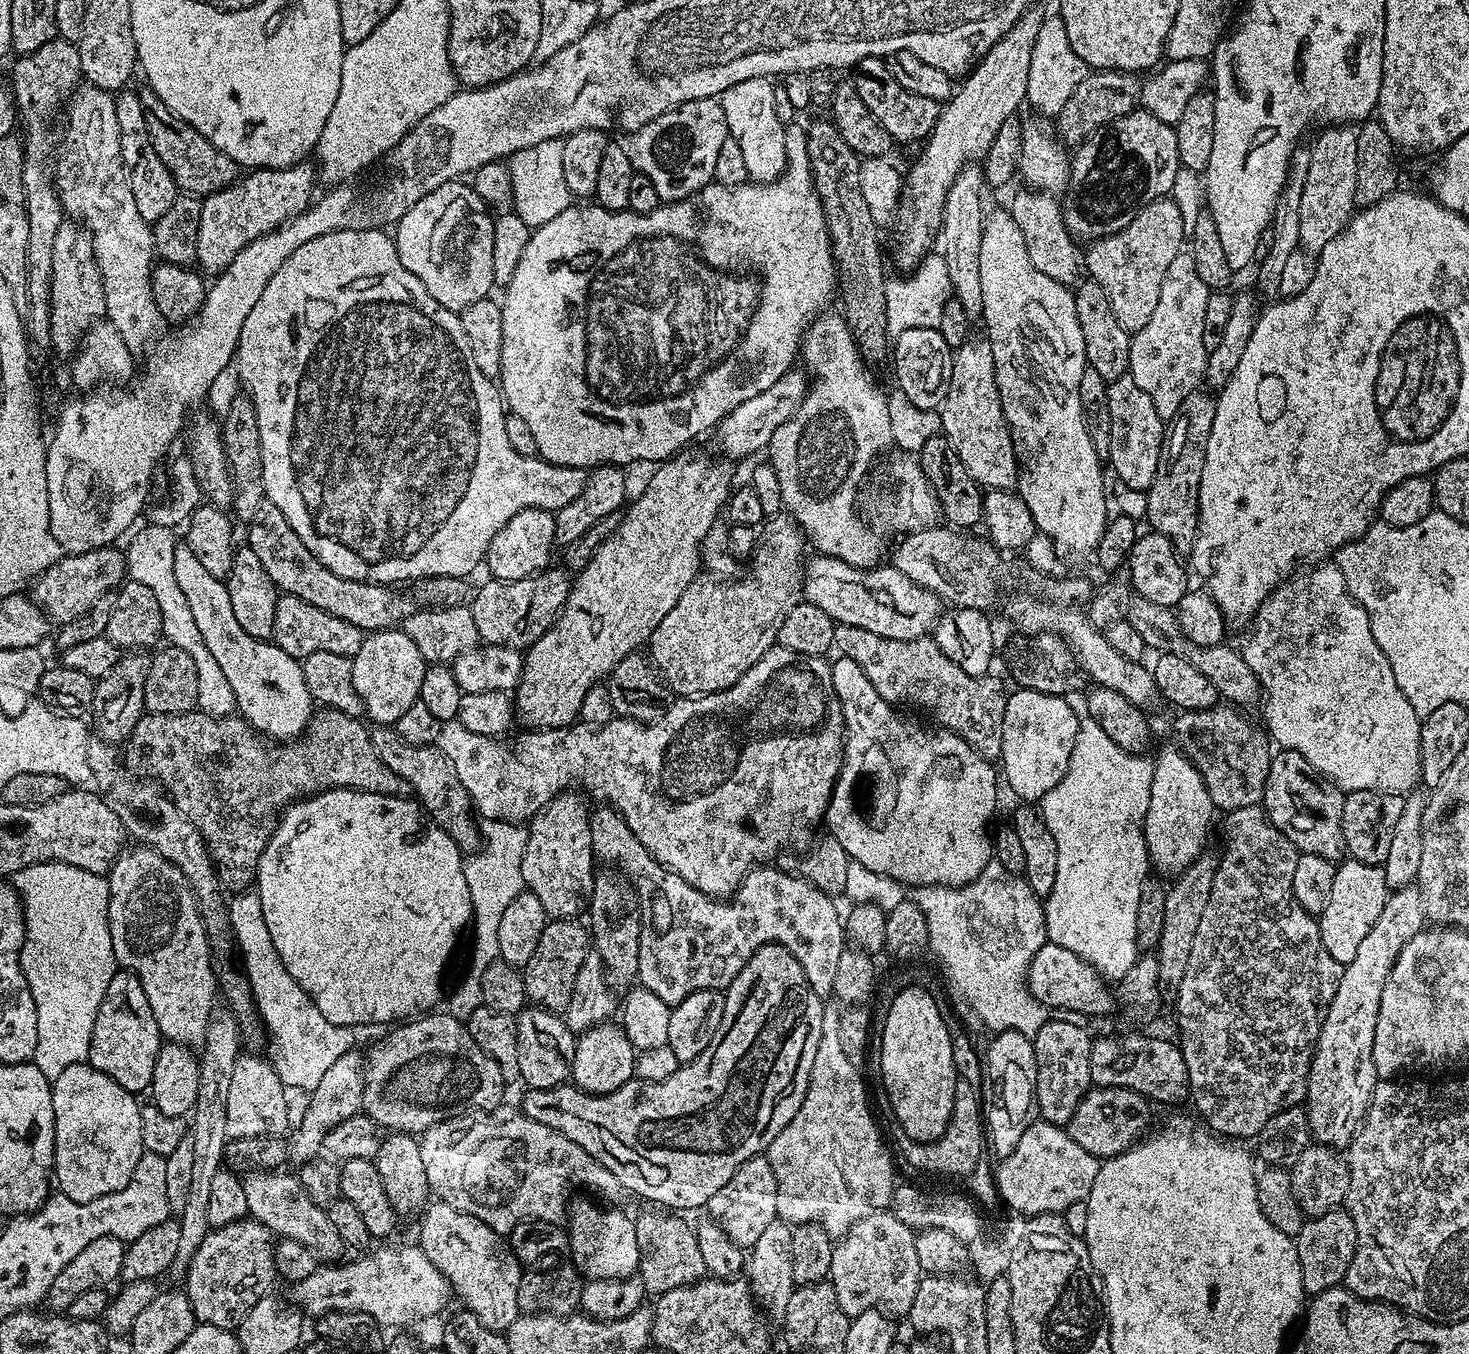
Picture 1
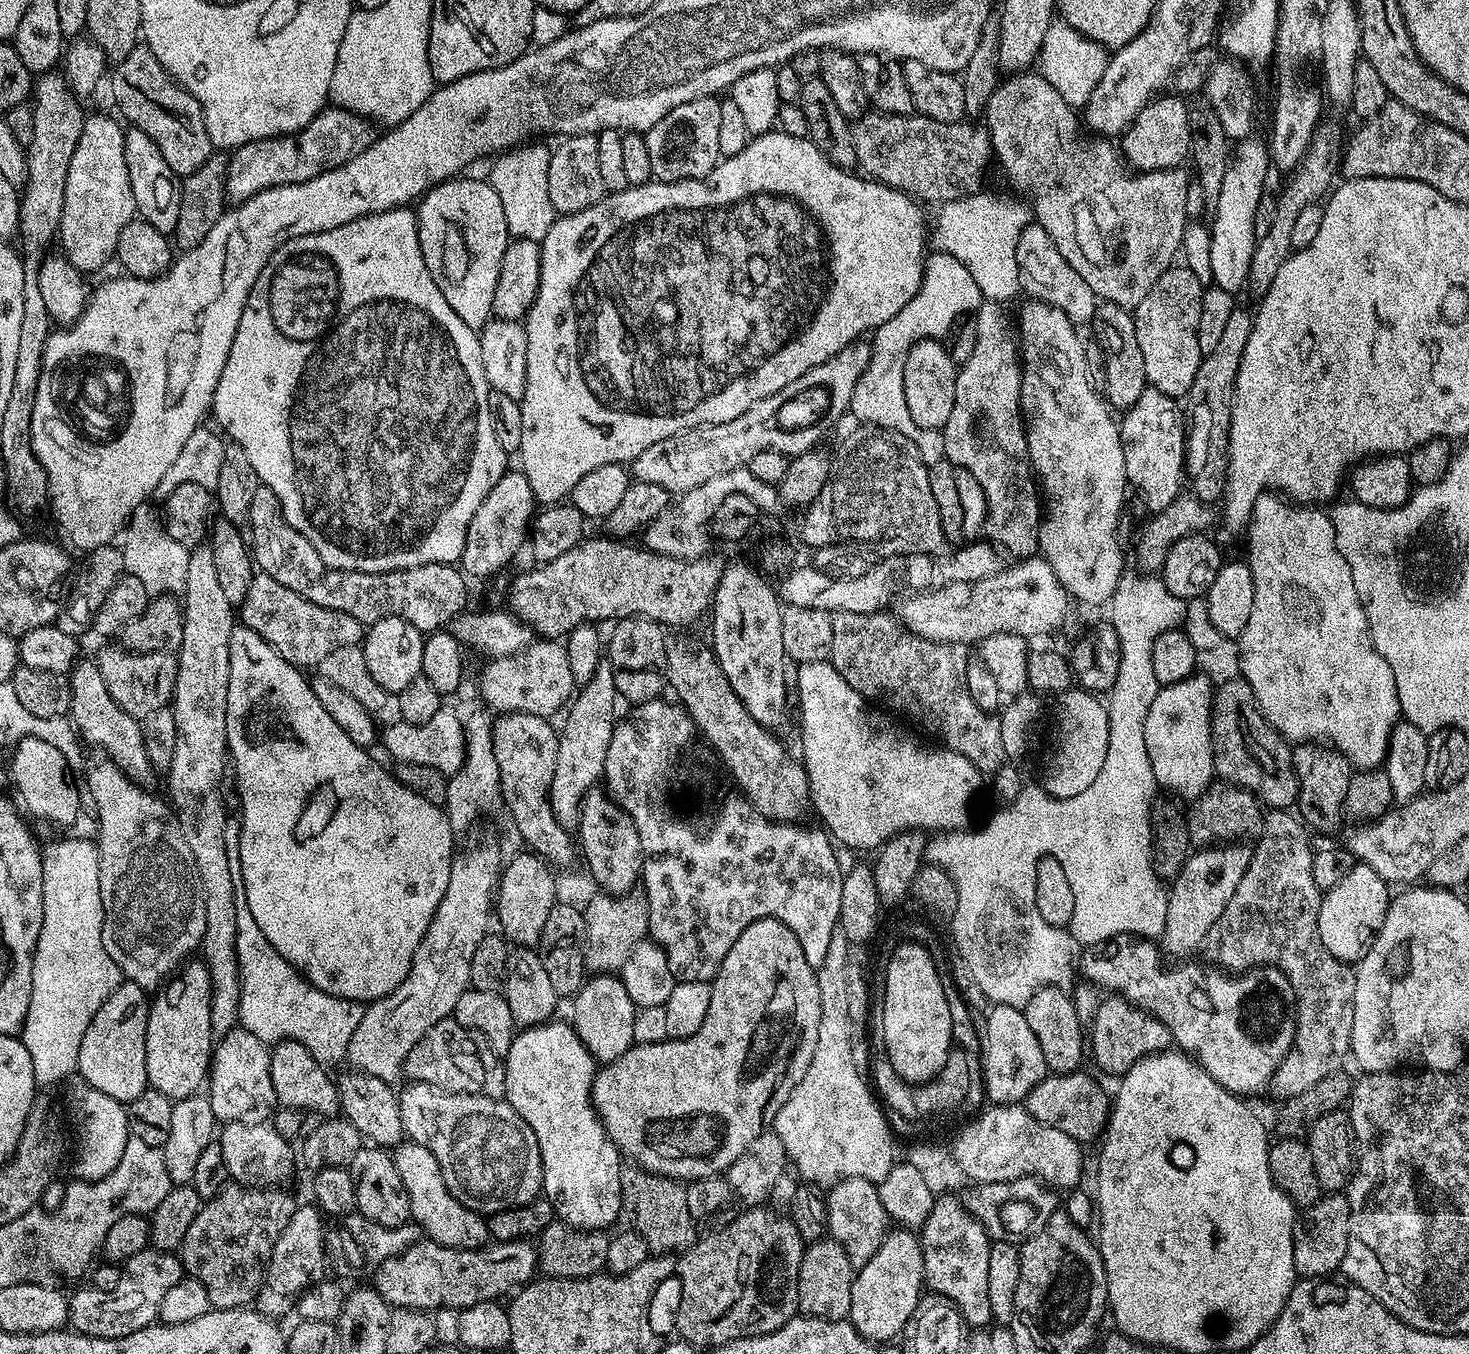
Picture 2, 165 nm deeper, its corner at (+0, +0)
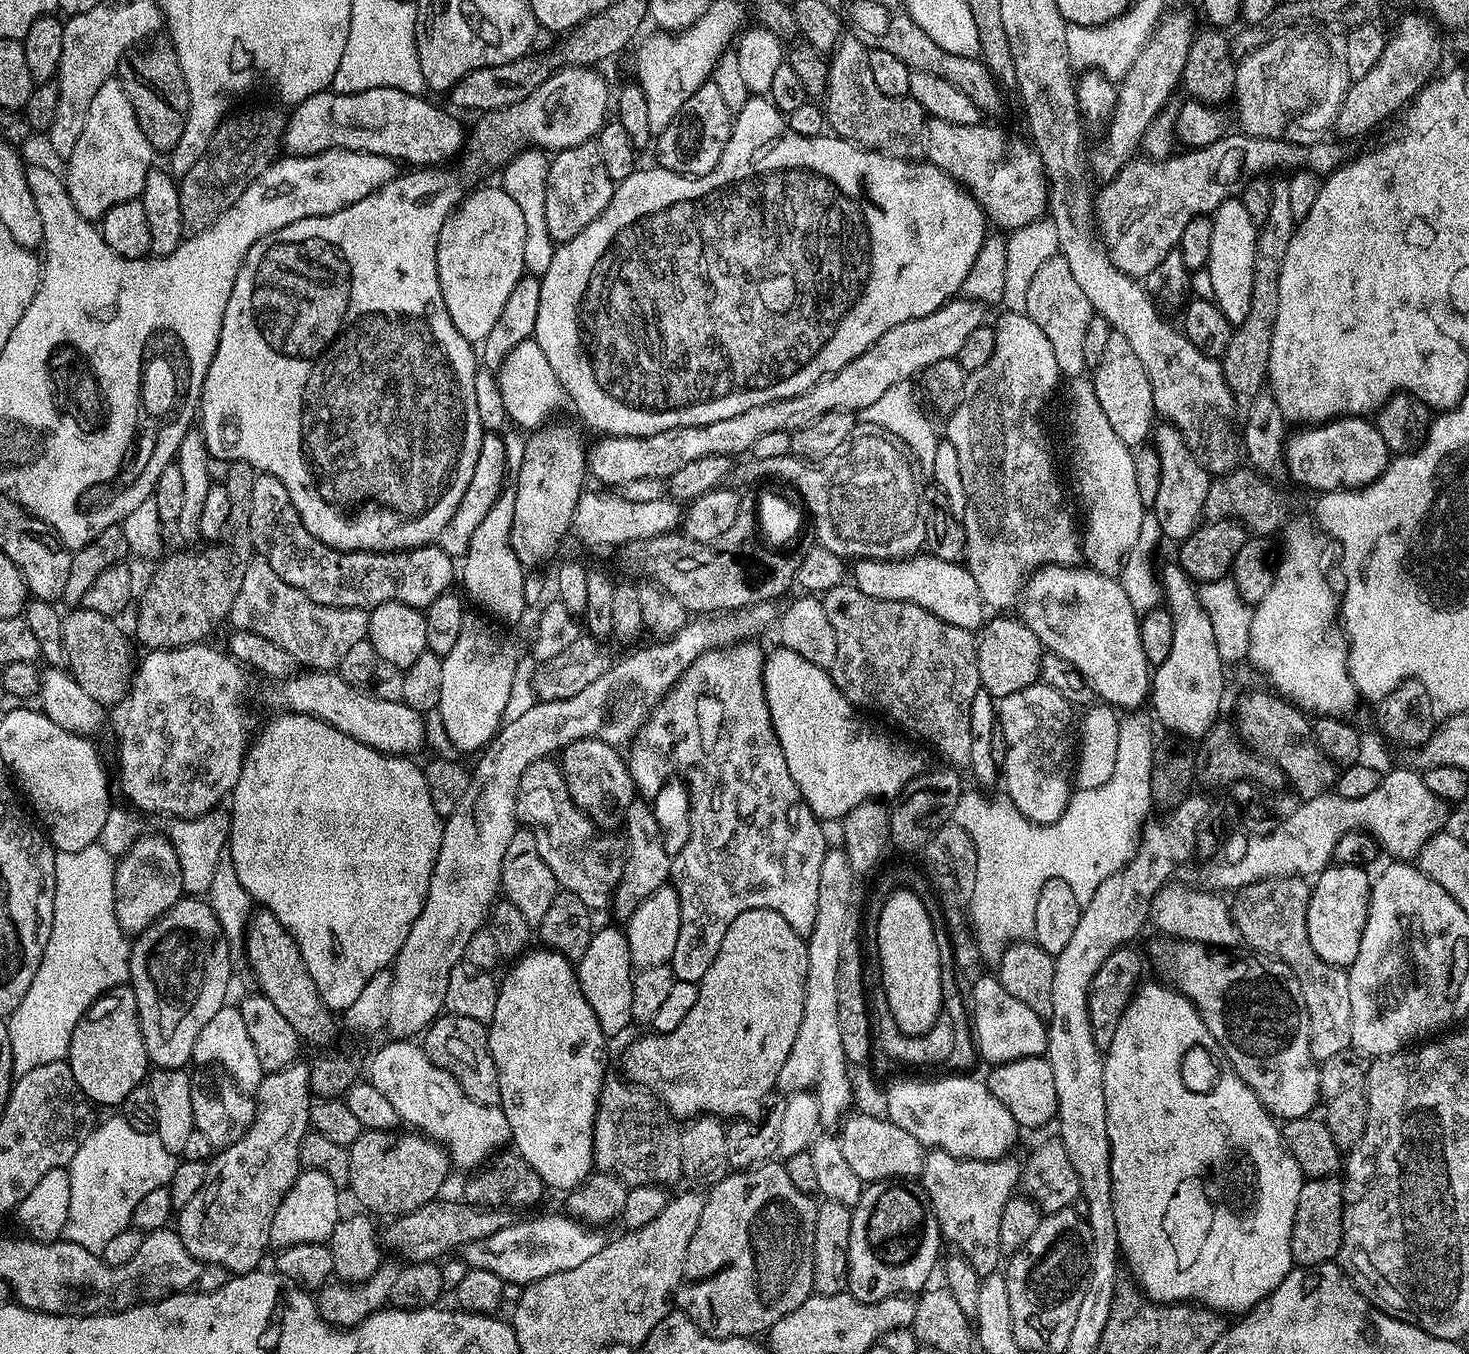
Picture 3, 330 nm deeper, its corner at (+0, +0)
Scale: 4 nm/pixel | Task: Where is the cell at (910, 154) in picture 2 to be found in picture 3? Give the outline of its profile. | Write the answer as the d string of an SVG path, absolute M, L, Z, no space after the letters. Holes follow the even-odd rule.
M844 38L827 57L828 84L822 97L827 127L835 135L861 148L869 148L871 152L881 152L899 160L915 157L922 140L926 113L915 100L887 96L874 86L874 78L868 69L869 51L861 40Z

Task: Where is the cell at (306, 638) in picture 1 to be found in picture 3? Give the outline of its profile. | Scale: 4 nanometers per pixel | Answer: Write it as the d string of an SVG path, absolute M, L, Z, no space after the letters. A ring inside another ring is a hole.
M254 558L246 566L246 574L242 578L242 586L238 589L238 598L234 598L234 606L232 607L232 615L230 624L233 629L241 628L242 630L250 630L250 634L262 634L262 638L274 642L274 646L282 646L282 650L286 650L286 654L292 656L293 661L297 665L303 666L308 670L336 670L339 669L342 658L346 658L346 654L353 646L358 646L358 642L368 639L368 612L362 608L331 608L330 606L322 606L318 602L314 602L310 598L306 598L306 594L302 594L302 590L298 590L294 586L290 586L290 582L282 582L282 578L278 578L278 574L274 574L274 570L270 570L270 566L265 560Z

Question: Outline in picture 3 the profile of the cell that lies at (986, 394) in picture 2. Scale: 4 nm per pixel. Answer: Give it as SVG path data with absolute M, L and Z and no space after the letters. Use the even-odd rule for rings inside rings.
M1007 310L1001 311L1001 316L994 320L994 327L996 330L996 337L994 338L994 354L990 354L990 362L986 362L986 366L982 366L978 370L967 373L966 379L963 384L963 393L960 396L958 406L950 413L947 417L948 420L948 432L946 432L946 439L950 442L954 442L954 450L958 450L958 466L960 467L960 473L962 474L962 486L966 490L966 506L964 507L964 514L962 517L962 523L964 525L964 533L966 534L966 546L964 547L964 560L966 561L966 567L968 568L970 574L974 576L975 582L978 584L978 588L981 591L981 598L984 600L985 605L992 610L1008 610L1008 607L1012 603L1019 601L1022 596L1022 589L1025 584L1028 582L1028 577L1032 573L1038 571L1040 568L1046 568L1049 564L1063 564L1065 566L1072 566L1081 559L1082 556L1082 540L1078 535L1078 528L1076 532L1076 524L1072 521L1072 516L1068 513L1068 508L1064 505L1064 488L1060 485L1060 480L1056 477L1056 468L1052 465L1052 456L1048 453L1048 440L1044 437L1044 420L1040 415L1044 412L1044 407L1048 404L1048 399L1052 396L1052 391L1056 388L1056 383L1062 380L1060 371L1058 370L1058 362L1054 359L1054 349L1050 346L1050 342L1046 338L1046 334L1042 334L1042 329L1038 327L1038 322L1034 322L1031 318L1028 317L1027 312L1010 312Z

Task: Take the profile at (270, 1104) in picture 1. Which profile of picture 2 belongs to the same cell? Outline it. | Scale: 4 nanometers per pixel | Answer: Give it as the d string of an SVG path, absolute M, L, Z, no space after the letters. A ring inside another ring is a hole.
M237 1026L219 1037L206 1081L206 1095L217 1121L224 1124L262 1124L275 1113L278 1105L274 1082L270 1080L271 1061L269 1045L254 1038L250 1030Z

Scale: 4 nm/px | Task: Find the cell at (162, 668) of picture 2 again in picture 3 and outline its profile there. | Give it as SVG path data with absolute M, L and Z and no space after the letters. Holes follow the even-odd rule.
M75 607L63 615L63 650L65 665L82 690L99 704L111 706L125 699L131 681L134 664L125 634L113 617L96 610Z

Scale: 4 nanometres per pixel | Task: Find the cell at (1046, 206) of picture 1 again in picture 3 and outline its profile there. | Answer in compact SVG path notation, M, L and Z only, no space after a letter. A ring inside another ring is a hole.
M1062 255L1051 256L1042 266L1038 266L1038 274L1034 274L1034 282L1030 282L1030 290L1026 290L1026 306L1024 311L1046 334L1050 346L1054 349L1054 359L1058 362L1061 377L1080 378L1085 375L1085 356L1082 354L1086 326L1094 315L1090 306L1090 298L1074 282L1074 274L1070 274L1070 266Z

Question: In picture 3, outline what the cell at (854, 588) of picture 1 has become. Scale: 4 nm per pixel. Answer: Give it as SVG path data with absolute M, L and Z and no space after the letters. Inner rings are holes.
M1049 564L1028 577L1022 589L1024 616L1022 622L1040 639L1047 651L1066 658L1084 675L1093 693L1103 703L1120 710L1136 710L1150 696L1150 665L1142 654L1138 614L1126 598L1126 591L1115 575L1104 575L1093 570L1083 572L1080 566Z

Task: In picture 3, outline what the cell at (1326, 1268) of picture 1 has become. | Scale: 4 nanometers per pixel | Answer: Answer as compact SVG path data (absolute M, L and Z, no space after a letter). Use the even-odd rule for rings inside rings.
M1339 1175L1305 1179L1302 1194L1298 1194L1298 1210L1294 1210L1294 1226L1290 1234L1290 1250L1293 1265L1317 1268L1319 1264L1331 1264L1340 1255L1344 1233L1344 1185Z

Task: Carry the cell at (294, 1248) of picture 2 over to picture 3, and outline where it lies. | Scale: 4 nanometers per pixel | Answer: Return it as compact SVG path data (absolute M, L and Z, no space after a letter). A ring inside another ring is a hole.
M304 1170L297 1176L294 1186L282 1198L270 1226L269 1245L279 1250L295 1244L323 1244L332 1236L334 1226L342 1219L340 1196L336 1184L318 1170Z

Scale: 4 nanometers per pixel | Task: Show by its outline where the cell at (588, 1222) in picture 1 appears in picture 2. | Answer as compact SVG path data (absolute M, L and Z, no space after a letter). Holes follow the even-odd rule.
M553 1019L547 1024L517 1031L507 1056L503 1057L506 1074L504 1100L534 1130L538 1150L542 1154L543 1195L552 1204L552 1211L563 1223L586 1232L608 1230L622 1213L620 1170L622 1157L600 1121L592 1105L592 1083L598 1071L598 1061L586 1050L582 1038L571 1023Z

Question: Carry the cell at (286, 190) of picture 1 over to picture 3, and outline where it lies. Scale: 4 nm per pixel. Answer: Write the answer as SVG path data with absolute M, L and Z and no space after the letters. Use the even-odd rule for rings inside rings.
M393 88L362 90L354 94L325 90L306 98L291 109L292 116L290 112L284 121L282 148L290 156L313 156L331 148L341 148L388 156L401 165L408 164L404 166L444 166L455 161L466 144L466 128L451 116L453 113L447 107L445 108L431 104L424 96L406 94Z

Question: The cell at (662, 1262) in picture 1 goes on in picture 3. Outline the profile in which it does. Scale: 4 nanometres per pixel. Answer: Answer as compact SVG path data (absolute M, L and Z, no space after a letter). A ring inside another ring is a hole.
M624 1078L619 1079L605 1079L600 1091L592 1127L592 1158L595 1167L601 1172L611 1172L629 1186L669 1186L681 1183L681 1129L677 1121L647 1088L641 1088Z

